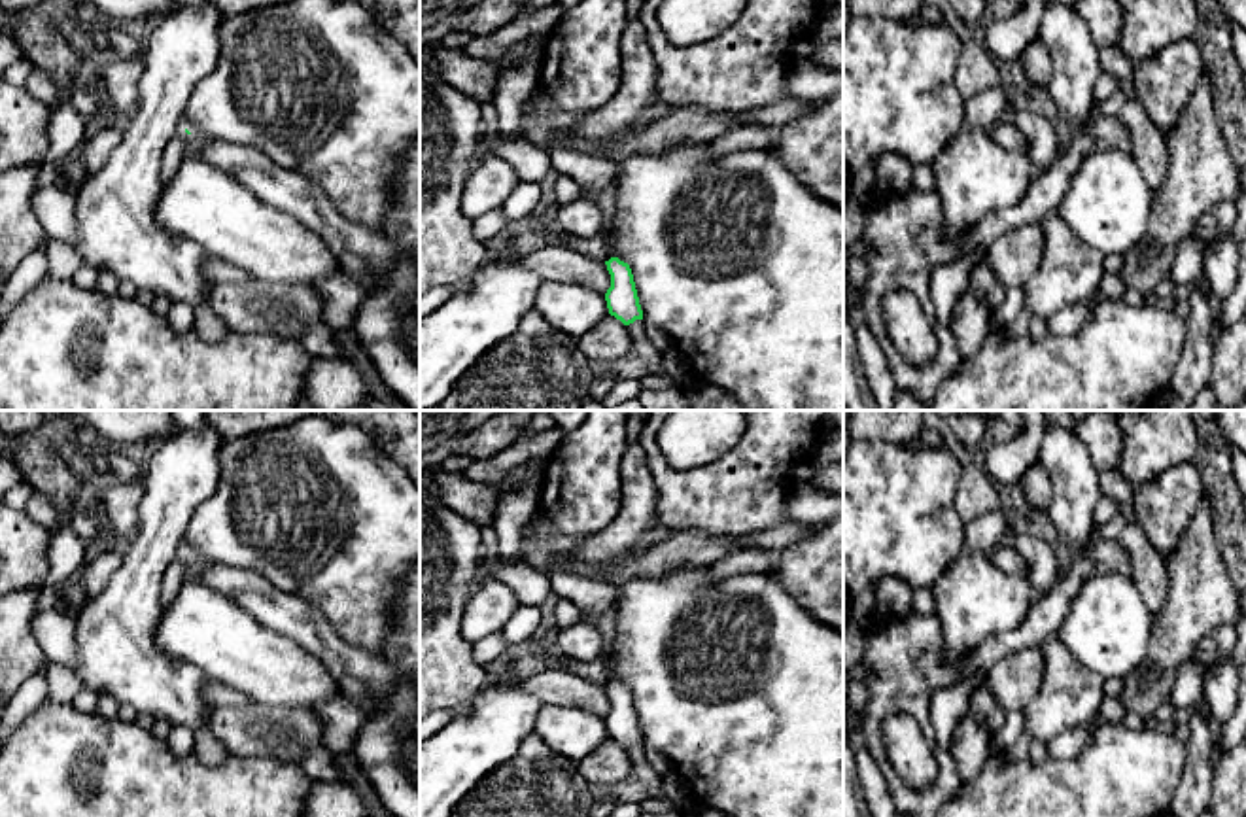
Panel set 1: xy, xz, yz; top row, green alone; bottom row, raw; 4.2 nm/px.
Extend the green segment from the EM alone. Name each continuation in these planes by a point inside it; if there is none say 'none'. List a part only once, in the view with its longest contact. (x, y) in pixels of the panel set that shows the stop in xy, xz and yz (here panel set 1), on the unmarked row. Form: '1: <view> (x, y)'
1: xy (176, 573)

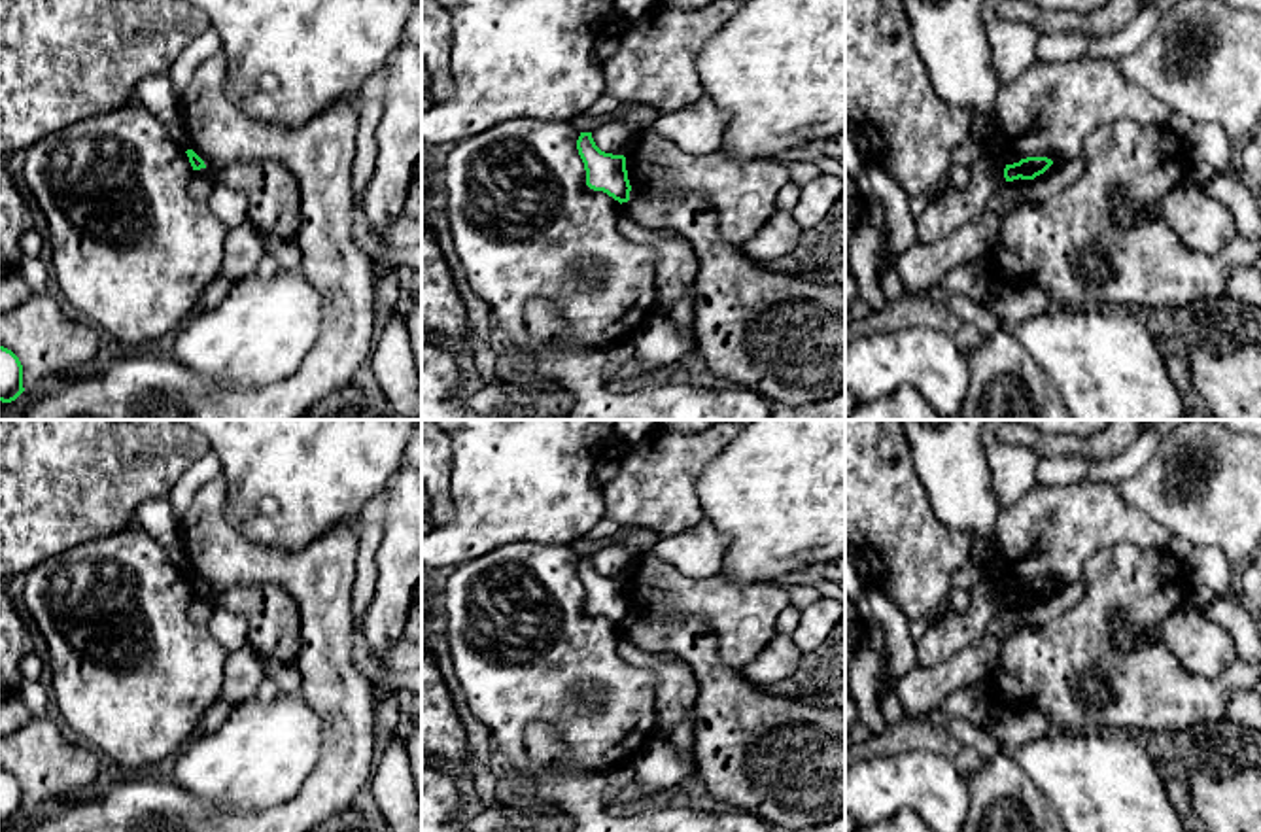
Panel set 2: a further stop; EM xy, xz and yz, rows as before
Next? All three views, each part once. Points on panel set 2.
none

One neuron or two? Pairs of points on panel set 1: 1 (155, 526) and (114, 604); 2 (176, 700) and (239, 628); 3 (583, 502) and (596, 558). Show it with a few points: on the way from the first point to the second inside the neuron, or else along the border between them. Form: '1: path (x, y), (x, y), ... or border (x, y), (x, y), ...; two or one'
1: path (155, 545), (133, 585); one
2: border (161, 649), (174, 659), (195, 664), (212, 679); two
3: border (621, 504), (604, 528), (579, 539), (564, 539); two

